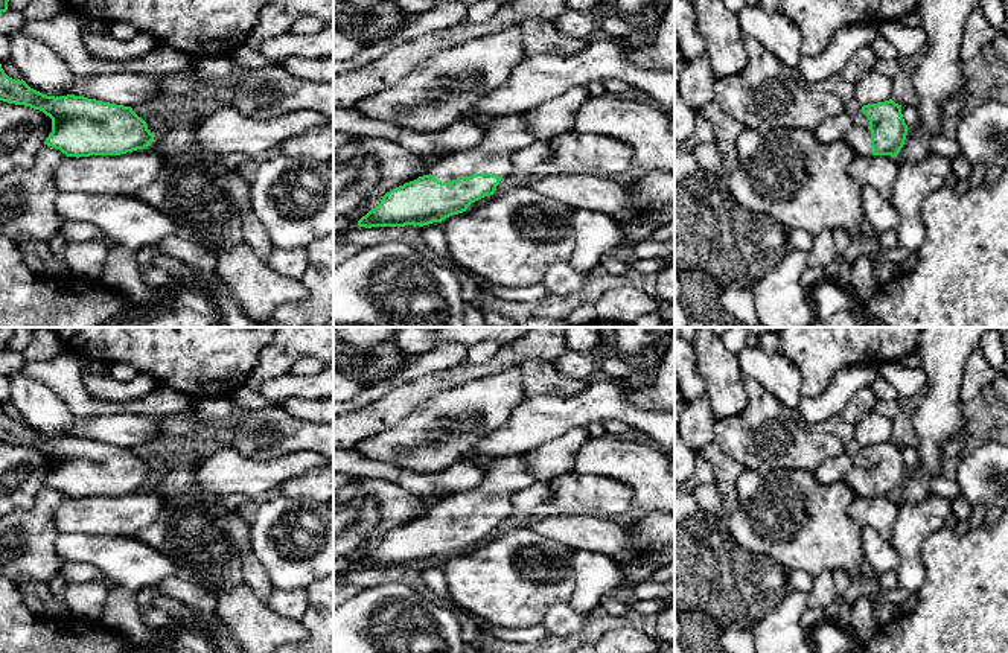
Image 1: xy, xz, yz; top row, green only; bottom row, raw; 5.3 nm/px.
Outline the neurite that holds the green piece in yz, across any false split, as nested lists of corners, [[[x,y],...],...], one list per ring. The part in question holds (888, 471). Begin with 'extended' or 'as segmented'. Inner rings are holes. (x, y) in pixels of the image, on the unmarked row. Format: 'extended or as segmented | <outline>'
extended | [[[892,440],[862,448],[869,461],[868,469],[853,466],[845,483],[857,496],[897,498],[908,476],[908,466],[901,455],[901,446]]]

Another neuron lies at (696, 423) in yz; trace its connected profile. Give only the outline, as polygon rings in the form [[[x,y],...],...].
[[[707,394],[684,403],[678,420],[678,434],[690,449],[700,454],[707,444],[713,443],[714,426],[716,417]]]

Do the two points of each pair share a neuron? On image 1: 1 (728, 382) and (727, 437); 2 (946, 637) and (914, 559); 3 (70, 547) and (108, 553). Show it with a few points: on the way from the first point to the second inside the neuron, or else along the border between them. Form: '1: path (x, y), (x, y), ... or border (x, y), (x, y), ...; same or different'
1: border (743, 385), (746, 407), (734, 416), (716, 420); different
2: border (923, 545), (923, 585), (915, 594); different
3: path (79, 548), (99, 551); same

